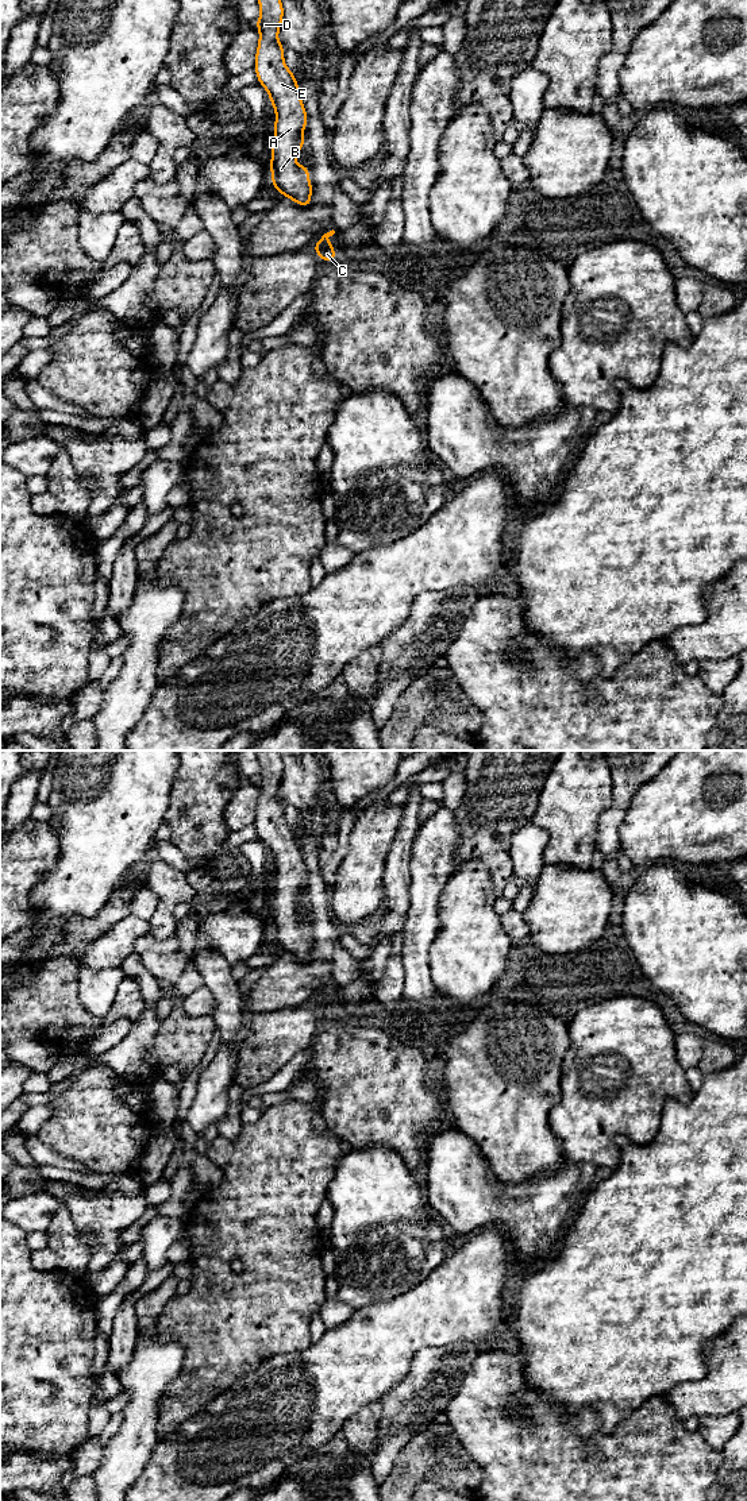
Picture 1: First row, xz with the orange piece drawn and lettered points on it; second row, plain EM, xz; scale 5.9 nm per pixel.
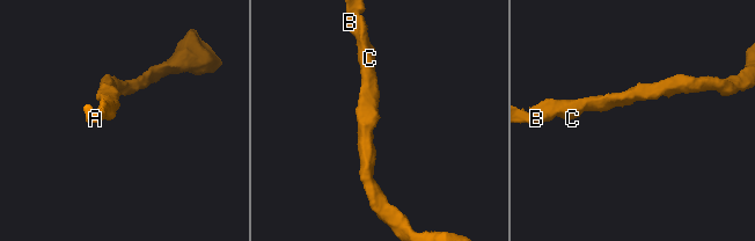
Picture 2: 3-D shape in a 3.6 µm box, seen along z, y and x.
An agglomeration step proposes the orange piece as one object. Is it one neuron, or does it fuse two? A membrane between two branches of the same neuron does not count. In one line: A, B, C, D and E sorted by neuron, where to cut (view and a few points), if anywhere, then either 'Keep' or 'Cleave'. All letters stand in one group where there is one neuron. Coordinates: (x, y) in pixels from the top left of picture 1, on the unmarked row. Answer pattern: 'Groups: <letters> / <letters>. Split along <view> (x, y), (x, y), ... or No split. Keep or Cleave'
Groups: A B C D E. No split. Keep

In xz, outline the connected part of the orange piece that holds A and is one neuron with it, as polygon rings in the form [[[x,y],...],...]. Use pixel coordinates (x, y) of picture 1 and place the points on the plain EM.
[[[257,750],[261,771],[255,777],[259,788],[255,809],[255,830],[276,867],[274,892],[272,898],[272,939],[278,949],[300,962],[311,962],[313,942],[309,938],[309,923],[297,922],[296,912],[305,899],[303,885],[308,869],[303,861],[296,831],[284,817],[285,802],[278,798],[284,775],[280,750]]]

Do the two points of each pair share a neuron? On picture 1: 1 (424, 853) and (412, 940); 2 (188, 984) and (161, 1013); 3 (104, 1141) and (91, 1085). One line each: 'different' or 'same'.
1: same
2: same
3: same

